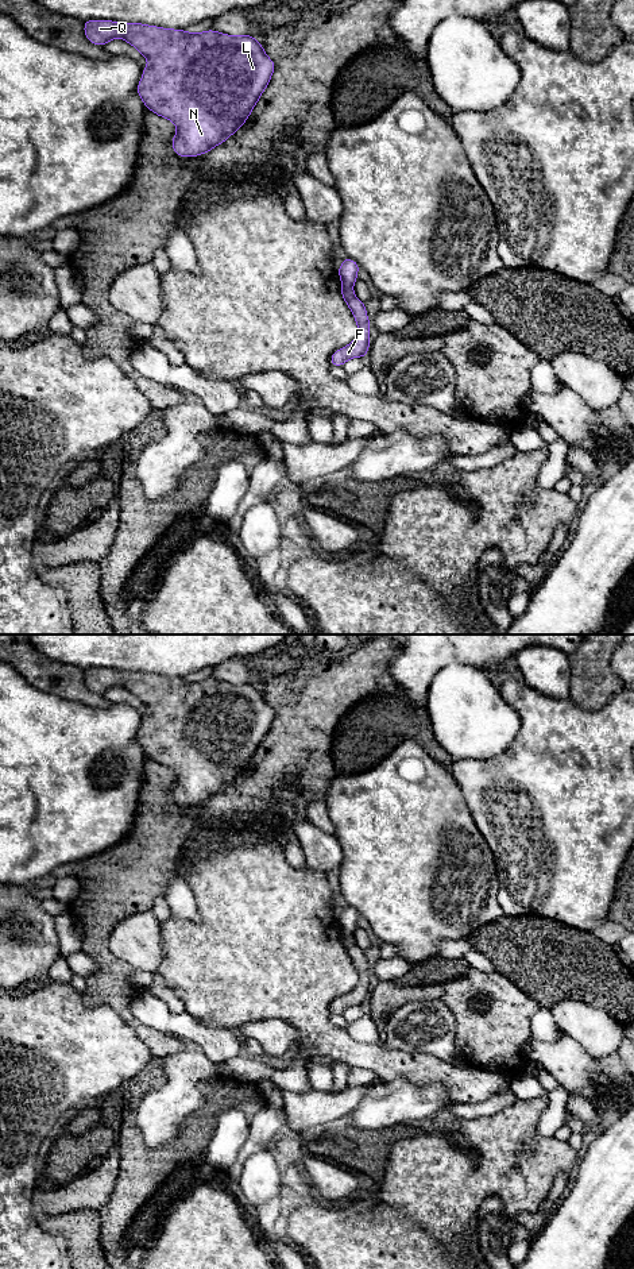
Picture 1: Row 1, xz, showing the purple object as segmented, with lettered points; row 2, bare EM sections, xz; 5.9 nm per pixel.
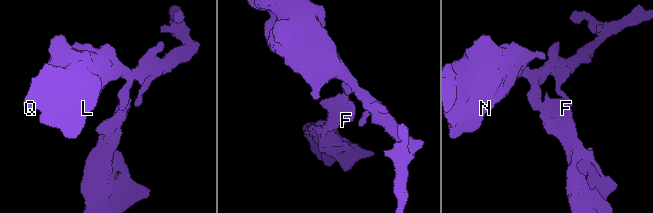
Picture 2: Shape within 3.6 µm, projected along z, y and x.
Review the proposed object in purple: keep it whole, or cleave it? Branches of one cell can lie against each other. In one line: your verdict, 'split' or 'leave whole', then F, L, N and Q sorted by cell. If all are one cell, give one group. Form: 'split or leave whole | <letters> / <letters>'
split | F / L N Q

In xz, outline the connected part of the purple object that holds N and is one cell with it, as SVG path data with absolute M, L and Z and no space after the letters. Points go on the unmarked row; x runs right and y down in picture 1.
M86 668L84 675L86 687L97 694L103 695L107 690L121 686L147 706L148 713L143 716L136 738L147 757L177 774L171 795L179 805L205 802L240 778L267 736L275 717L275 710L266 703L263 693L256 690L254 683L227 683L214 678L190 682L186 678L112 668Z

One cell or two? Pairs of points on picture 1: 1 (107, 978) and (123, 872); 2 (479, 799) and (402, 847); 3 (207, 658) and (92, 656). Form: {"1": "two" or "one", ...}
{"1": "one", "2": "two", "3": "one"}

